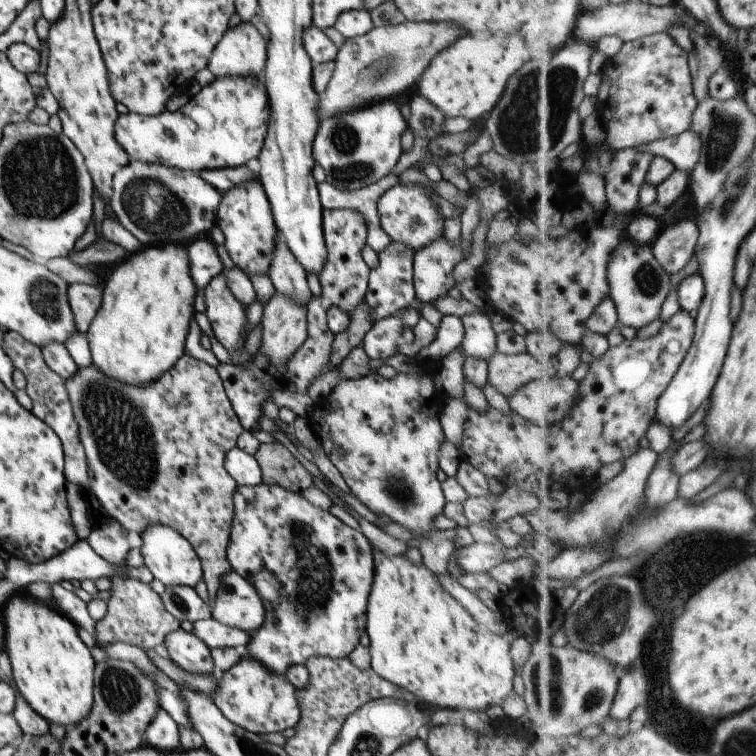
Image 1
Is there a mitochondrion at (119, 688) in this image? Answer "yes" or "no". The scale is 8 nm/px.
yes

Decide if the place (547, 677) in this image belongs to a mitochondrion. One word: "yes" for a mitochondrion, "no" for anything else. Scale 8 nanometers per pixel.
yes

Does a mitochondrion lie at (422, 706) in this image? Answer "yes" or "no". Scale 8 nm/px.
no

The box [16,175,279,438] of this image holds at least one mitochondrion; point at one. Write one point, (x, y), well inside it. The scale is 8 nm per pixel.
(154, 209)

